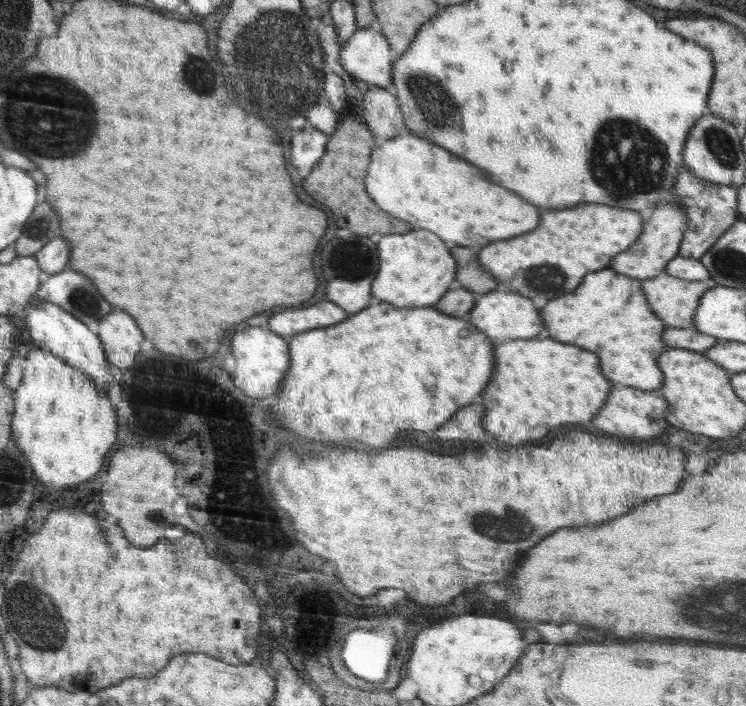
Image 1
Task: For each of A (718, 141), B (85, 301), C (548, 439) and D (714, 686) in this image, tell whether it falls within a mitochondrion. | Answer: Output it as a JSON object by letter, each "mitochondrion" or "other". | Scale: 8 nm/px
{"A":"mitochondrion","B":"mitochondrion","C":"other","D":"other"}

